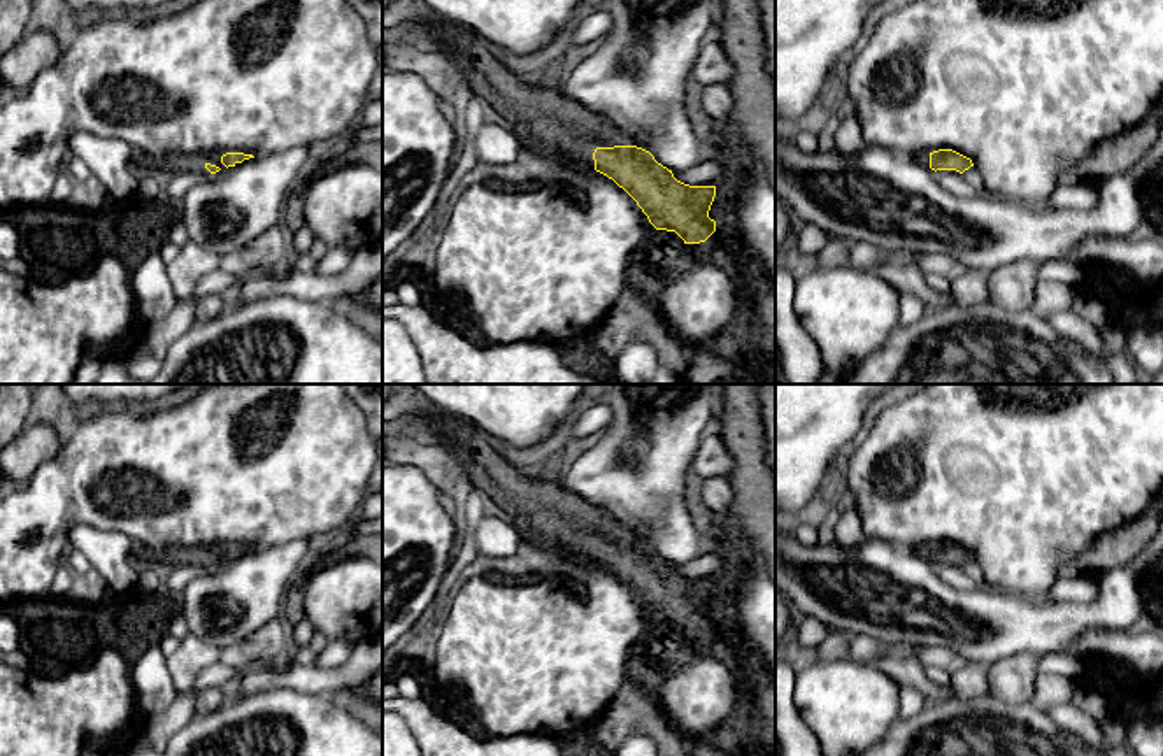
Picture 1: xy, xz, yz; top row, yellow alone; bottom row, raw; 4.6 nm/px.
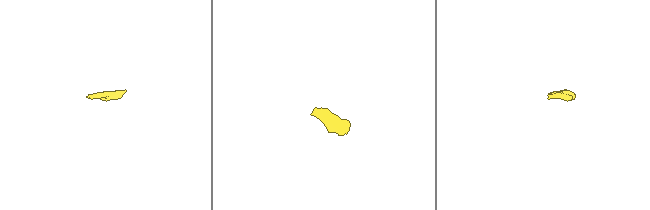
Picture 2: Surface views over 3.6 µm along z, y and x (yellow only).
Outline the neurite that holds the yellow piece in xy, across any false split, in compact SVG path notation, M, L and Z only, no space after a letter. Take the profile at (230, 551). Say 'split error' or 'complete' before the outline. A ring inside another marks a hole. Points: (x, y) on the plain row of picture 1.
split error | M212 546L205 553L205 561L210 567L216 567L223 561L235 560L242 556L244 553L254 551L253 547L244 547L244 546Z

